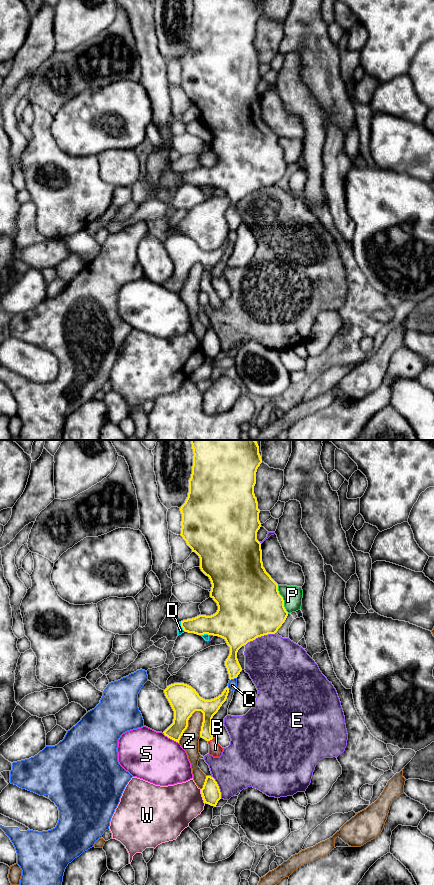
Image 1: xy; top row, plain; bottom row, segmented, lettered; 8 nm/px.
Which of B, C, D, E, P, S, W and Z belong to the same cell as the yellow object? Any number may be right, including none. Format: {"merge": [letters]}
{"merge": ["B"]}

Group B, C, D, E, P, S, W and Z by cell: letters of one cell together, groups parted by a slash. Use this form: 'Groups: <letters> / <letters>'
Groups: B / C / D E / P / S / W / Z

